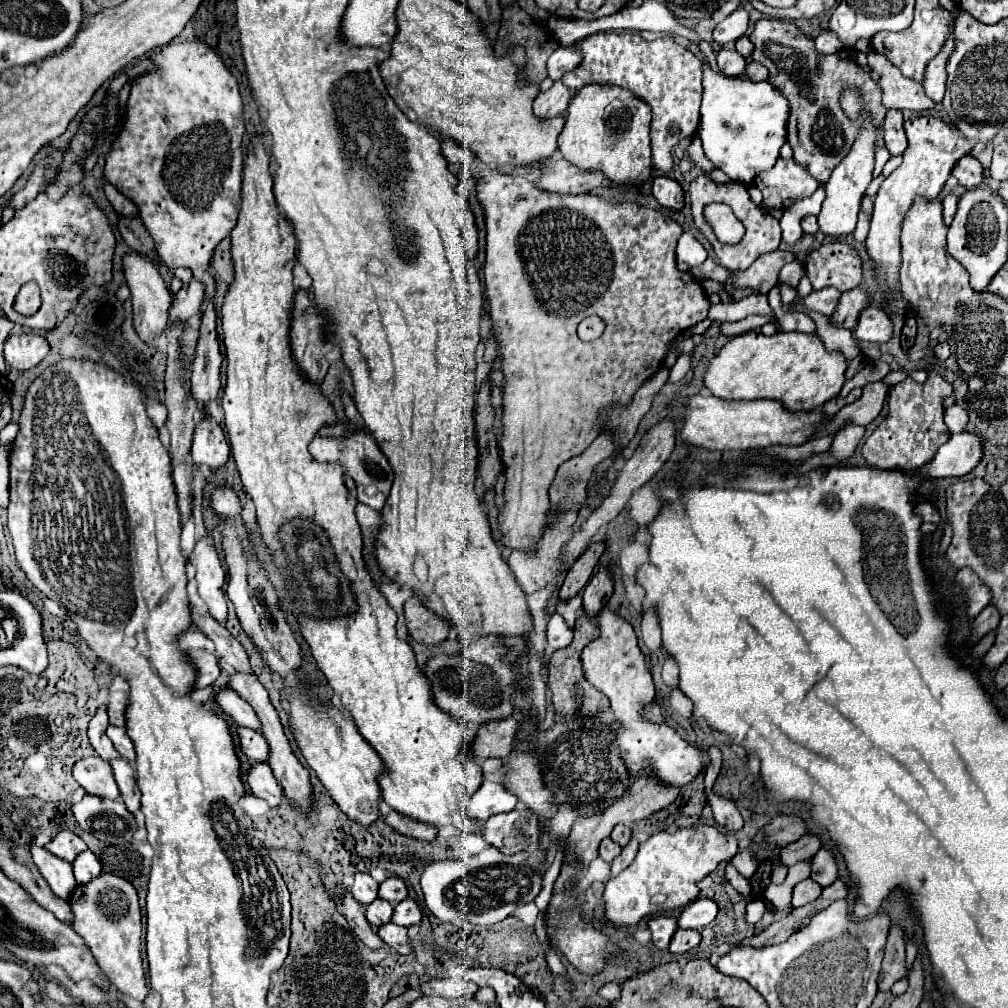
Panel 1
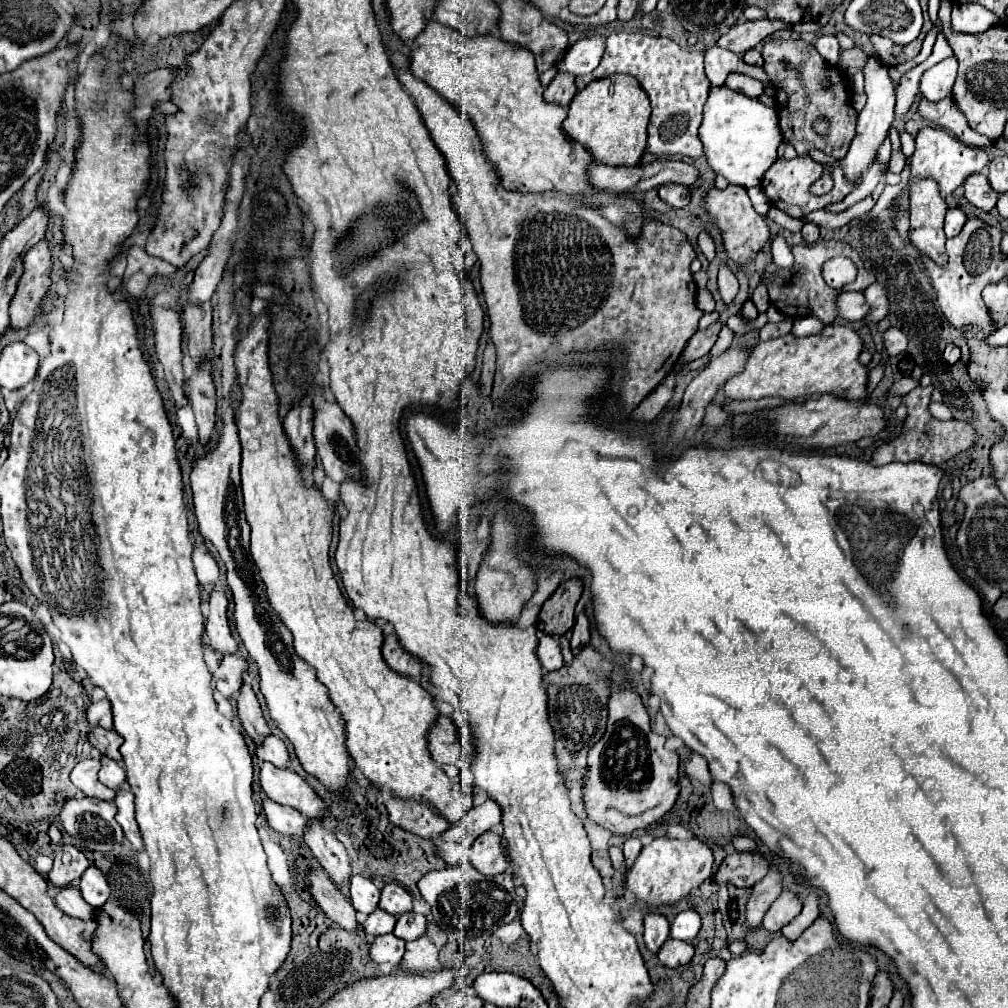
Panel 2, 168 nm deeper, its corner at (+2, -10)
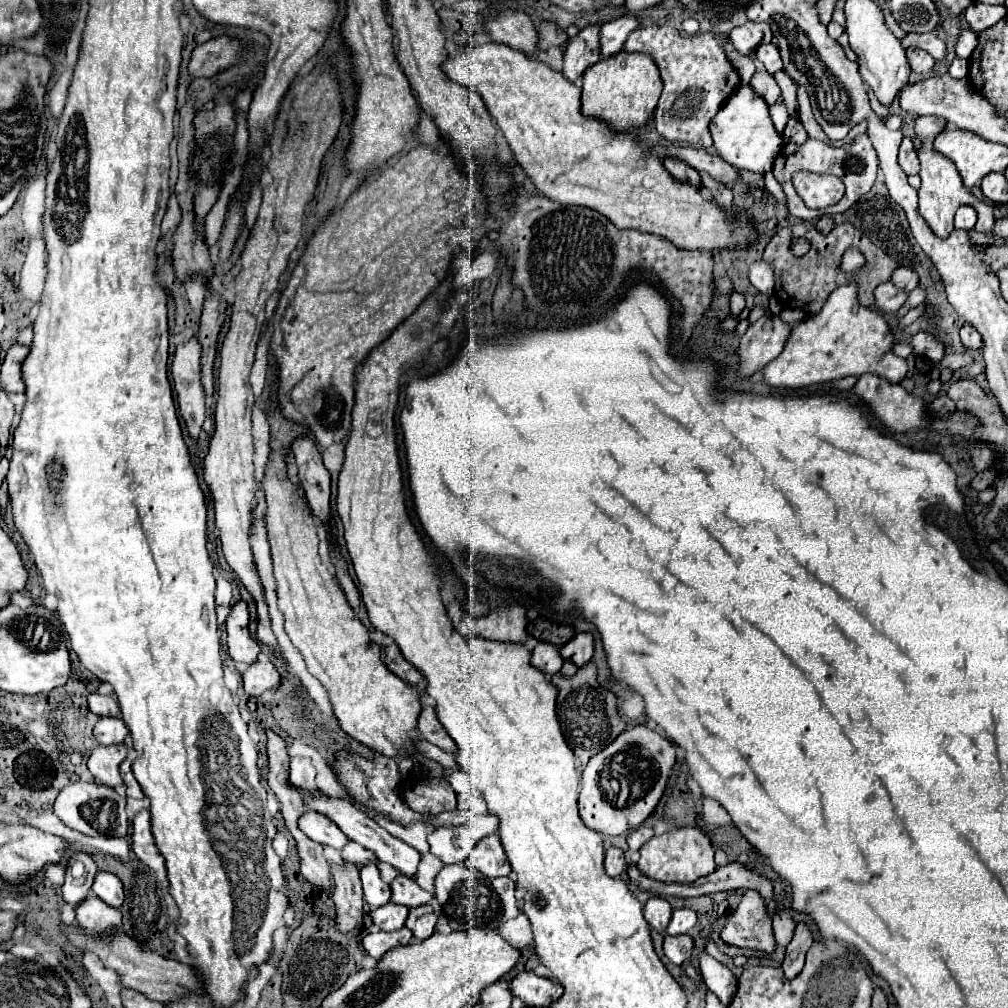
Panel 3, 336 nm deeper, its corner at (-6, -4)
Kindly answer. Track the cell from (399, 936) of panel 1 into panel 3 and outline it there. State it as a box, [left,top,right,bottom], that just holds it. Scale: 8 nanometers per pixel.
[362,927,412,959]

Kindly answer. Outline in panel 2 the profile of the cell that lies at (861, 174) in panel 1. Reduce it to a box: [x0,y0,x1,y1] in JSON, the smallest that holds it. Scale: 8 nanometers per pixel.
[840,57,896,181]

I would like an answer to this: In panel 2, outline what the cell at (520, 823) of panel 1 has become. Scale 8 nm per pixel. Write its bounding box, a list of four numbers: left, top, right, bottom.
[470,831,508,875]

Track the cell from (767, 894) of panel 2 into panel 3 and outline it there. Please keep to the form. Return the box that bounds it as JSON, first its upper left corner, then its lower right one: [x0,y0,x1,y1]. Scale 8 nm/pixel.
[720,891,776,953]

